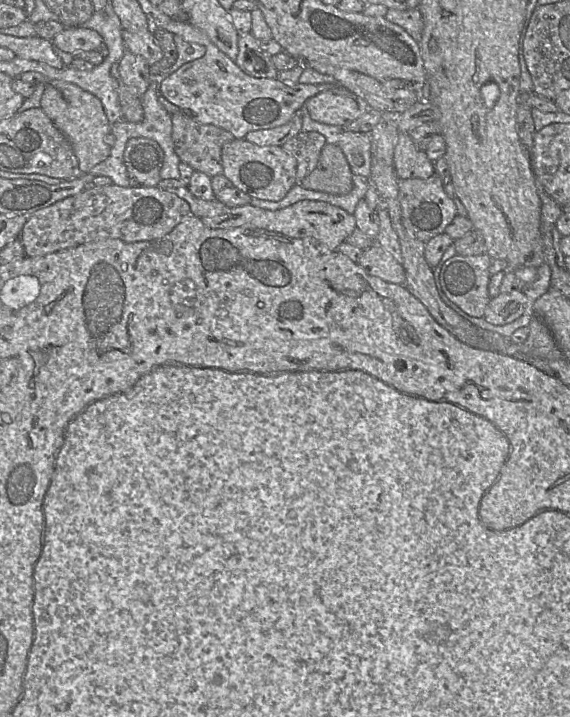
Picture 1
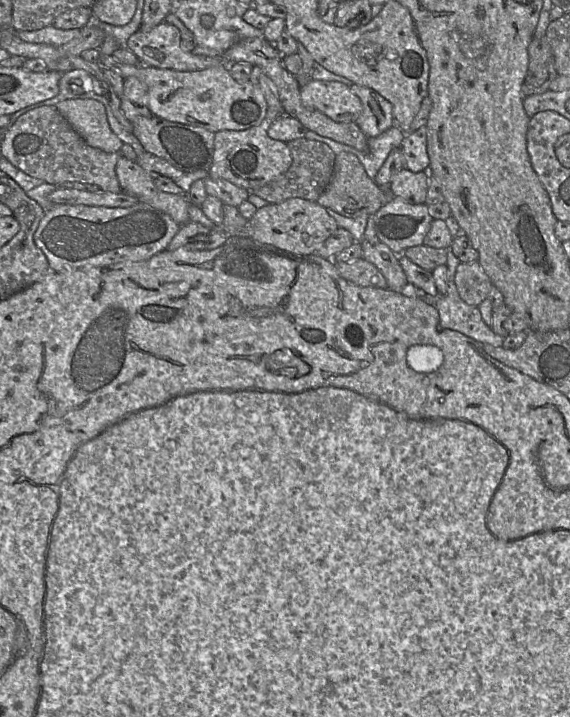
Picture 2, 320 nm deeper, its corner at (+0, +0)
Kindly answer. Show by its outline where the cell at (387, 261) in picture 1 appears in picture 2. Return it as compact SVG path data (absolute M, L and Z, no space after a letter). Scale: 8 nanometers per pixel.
M364 258L349 262L337 262L335 265L342 278L357 286L388 289L383 274Z

